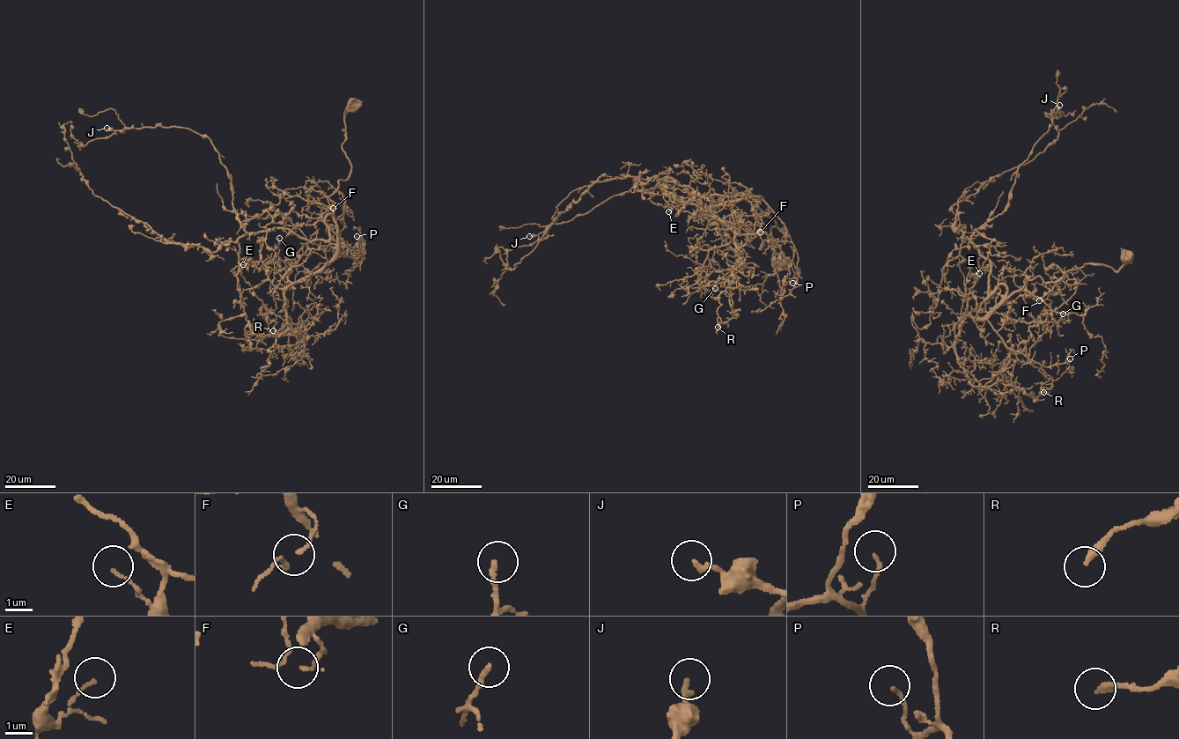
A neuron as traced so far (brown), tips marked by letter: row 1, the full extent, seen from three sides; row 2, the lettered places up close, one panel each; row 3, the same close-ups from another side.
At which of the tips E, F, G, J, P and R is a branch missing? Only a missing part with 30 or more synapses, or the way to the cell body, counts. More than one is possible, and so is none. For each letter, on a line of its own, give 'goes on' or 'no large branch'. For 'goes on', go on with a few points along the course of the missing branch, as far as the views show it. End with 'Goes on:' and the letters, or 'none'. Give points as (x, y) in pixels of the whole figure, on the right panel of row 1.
E: no large branch
F: no large branch
G: no large branch
J: no large branch
P: no large branch
R: no large branch
Goes on: none

